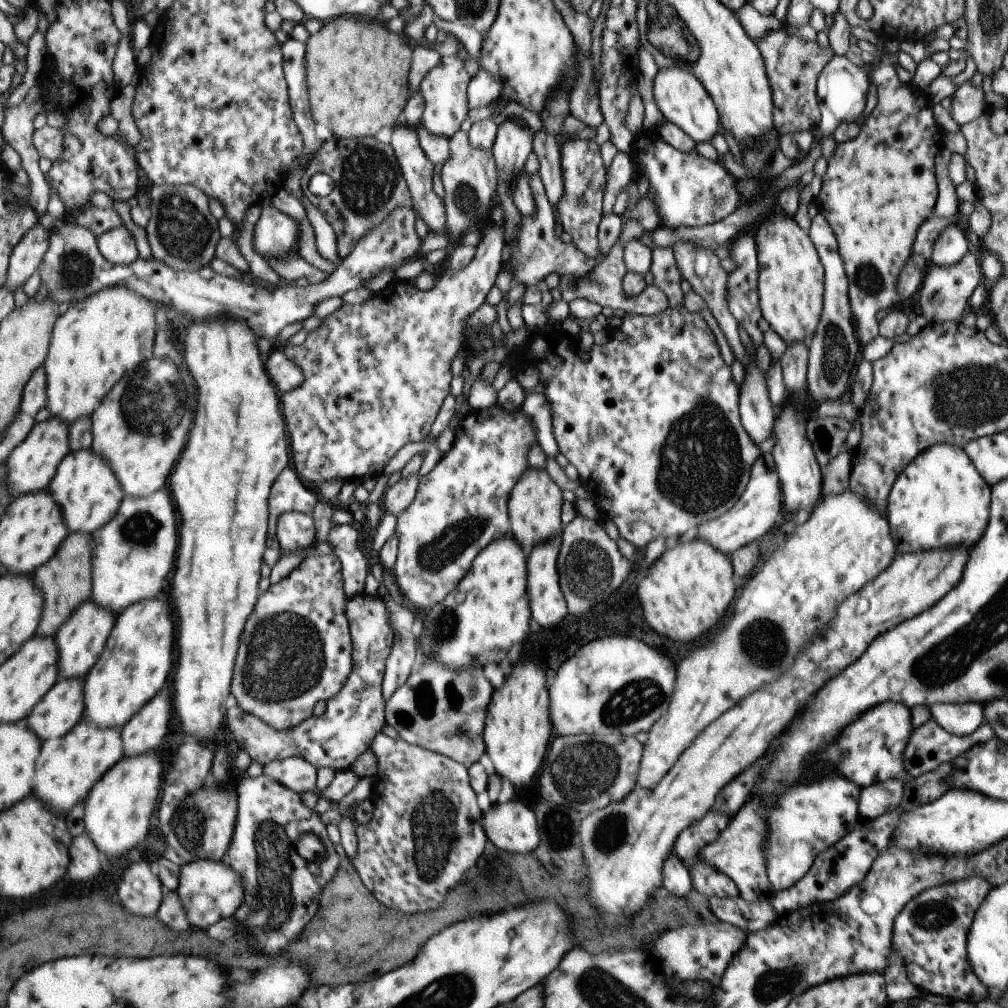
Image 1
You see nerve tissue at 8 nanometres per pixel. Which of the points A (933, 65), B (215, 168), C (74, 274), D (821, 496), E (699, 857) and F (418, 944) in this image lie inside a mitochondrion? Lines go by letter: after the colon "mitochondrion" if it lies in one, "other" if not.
A: other
B: other
C: mitochondrion
D: other
E: other
F: other

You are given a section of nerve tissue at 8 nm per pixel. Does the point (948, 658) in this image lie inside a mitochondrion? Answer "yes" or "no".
yes

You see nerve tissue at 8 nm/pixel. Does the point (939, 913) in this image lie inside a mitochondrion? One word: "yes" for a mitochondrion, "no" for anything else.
yes

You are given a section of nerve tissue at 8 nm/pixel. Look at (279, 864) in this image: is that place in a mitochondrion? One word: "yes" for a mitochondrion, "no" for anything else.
yes

